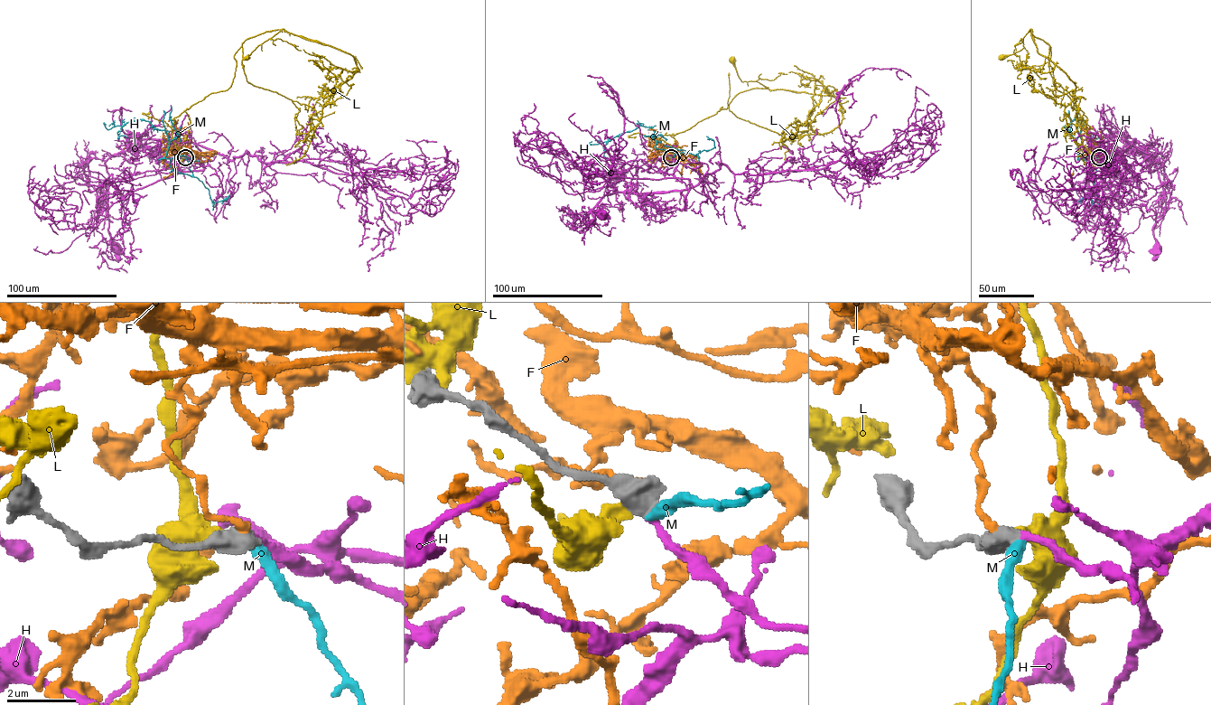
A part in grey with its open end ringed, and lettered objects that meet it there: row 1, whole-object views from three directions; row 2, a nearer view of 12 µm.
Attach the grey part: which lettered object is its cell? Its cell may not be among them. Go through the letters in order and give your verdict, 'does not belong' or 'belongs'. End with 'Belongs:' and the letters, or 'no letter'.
F: does not belong
H: belongs
L: does not belong
M: does not belong
Belongs: H

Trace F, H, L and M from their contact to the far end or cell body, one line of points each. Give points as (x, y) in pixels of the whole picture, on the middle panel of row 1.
F: (671, 156), (666, 151), (661, 150), (652, 162), (648, 161), (647, 156), (610, 154)
H: (671, 157), (693, 168), (700, 181), (673, 192), (605, 194), (591, 209), (592, 222), (594, 211), (602, 215)
L: (670, 156), (672, 135), (726, 108), (740, 92), (767, 88), (742, 81), (731, 60)
M: (671, 157), (678, 153), (656, 148), (650, 136), (654, 131), (639, 126), (603, 146), (604, 156), (613, 161)

